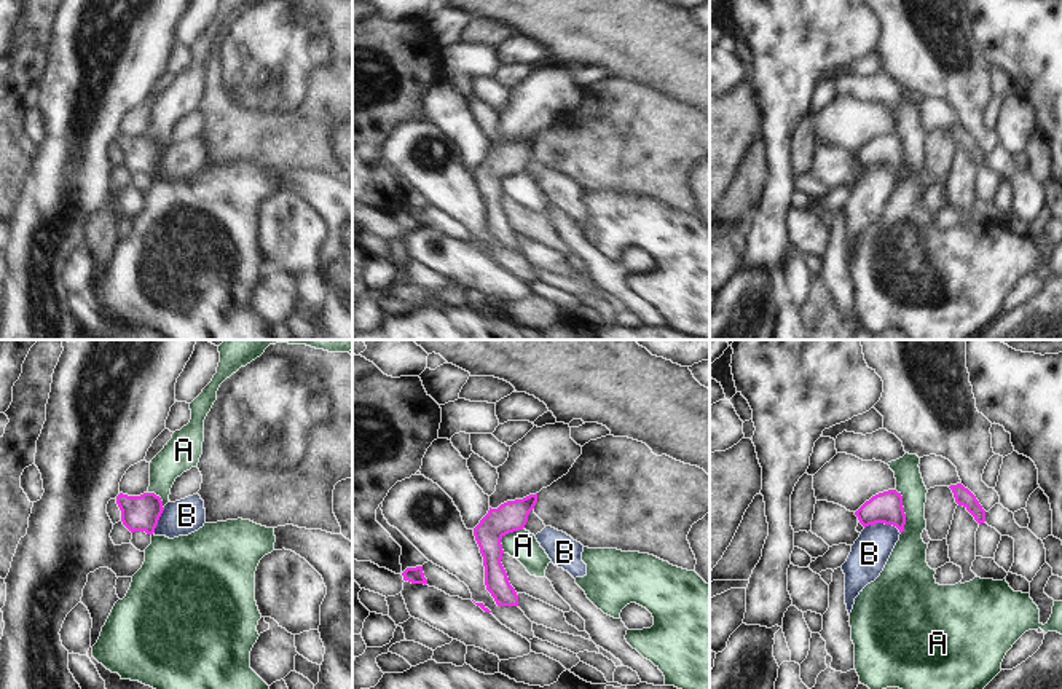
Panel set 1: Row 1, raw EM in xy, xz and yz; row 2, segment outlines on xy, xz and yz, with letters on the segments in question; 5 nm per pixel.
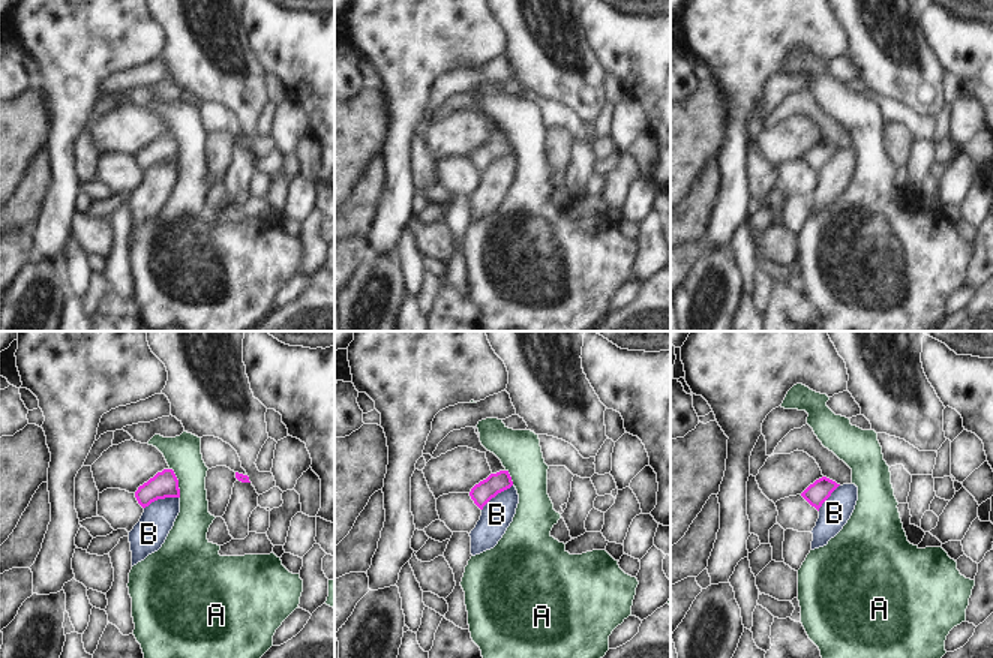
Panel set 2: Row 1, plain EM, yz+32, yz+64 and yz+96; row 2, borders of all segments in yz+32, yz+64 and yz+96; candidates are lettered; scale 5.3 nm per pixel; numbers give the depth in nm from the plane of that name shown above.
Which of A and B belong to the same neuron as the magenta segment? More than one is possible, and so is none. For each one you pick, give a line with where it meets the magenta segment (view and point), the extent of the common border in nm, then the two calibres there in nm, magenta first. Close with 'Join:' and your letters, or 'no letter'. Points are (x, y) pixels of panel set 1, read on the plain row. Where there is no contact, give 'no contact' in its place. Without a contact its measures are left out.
Join: no letter

